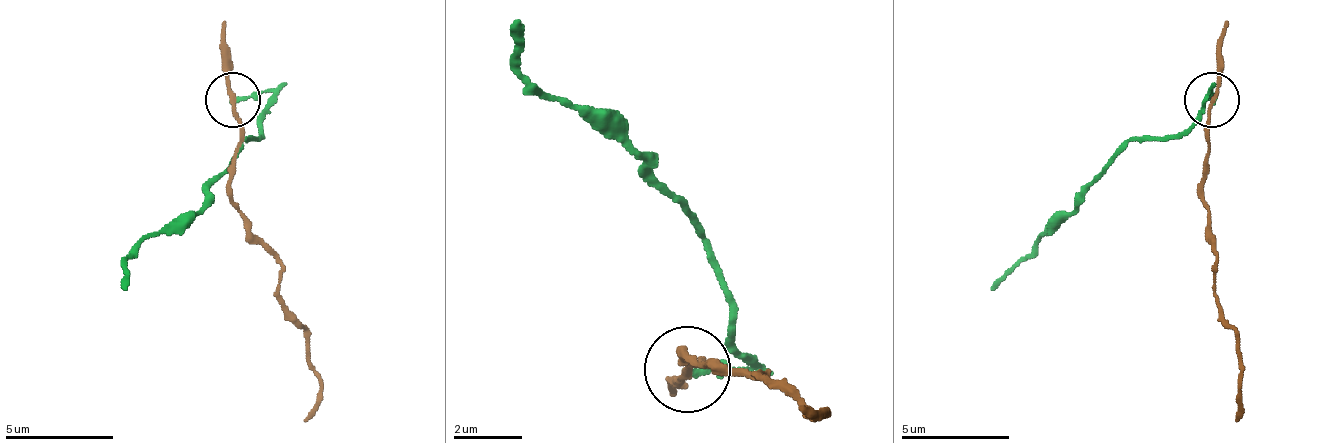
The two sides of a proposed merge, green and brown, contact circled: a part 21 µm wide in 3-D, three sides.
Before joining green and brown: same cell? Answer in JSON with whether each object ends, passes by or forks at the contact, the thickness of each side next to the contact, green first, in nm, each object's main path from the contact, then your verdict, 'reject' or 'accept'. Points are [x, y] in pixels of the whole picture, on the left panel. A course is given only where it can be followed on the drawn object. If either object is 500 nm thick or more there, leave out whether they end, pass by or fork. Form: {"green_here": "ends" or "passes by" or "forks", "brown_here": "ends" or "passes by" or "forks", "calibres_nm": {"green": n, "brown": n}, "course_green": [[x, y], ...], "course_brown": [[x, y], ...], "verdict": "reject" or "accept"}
{"green_here": "ends", "brown_here": "passes by", "calibres_nm": {"green": 160, "brown": 160}, "course_green": [[231, 101], [258, 101], [264, 112], [258, 133], [247, 139], [193, 215], [177, 215], [128, 259], [122, 291]], "course_brown": [[231, 101], [242, 128], [231, 204], [275, 259], [285, 318], [307, 340], [318, 406], [302, 422]], "verdict": "reject"}

